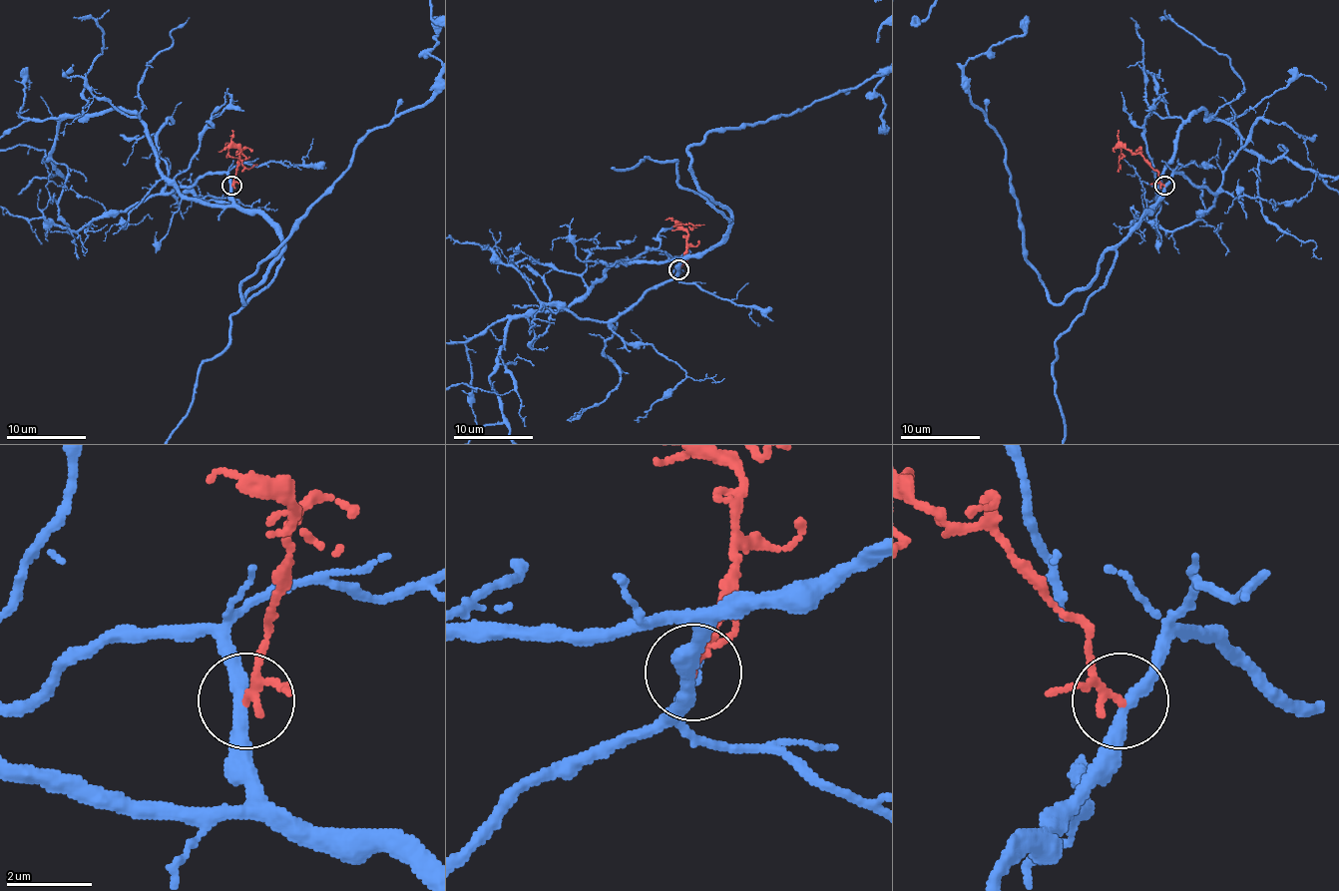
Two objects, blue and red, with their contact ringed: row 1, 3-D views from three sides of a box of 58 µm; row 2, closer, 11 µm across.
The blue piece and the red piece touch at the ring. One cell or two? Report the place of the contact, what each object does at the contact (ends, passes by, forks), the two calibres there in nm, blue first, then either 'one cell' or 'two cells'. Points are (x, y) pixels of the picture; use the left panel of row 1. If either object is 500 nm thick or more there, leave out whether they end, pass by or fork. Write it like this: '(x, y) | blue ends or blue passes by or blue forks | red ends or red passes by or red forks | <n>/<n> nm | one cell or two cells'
(231, 186) | blue passes by | red passes by | 320/150 nm | two cells

